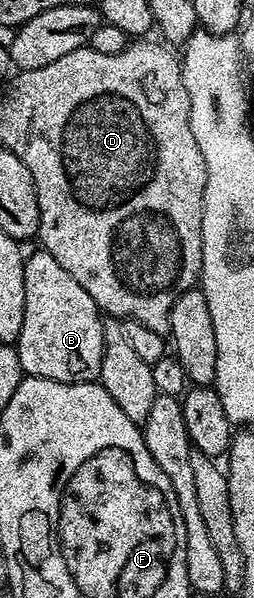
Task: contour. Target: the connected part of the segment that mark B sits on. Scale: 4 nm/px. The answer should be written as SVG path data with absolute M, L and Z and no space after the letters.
M41 248L35 250L35 254L24 261L24 324L16 343L23 375L57 382L95 381L104 352L103 315L92 296L88 296L88 292L84 292L84 288L72 280L70 273L48 251Z

